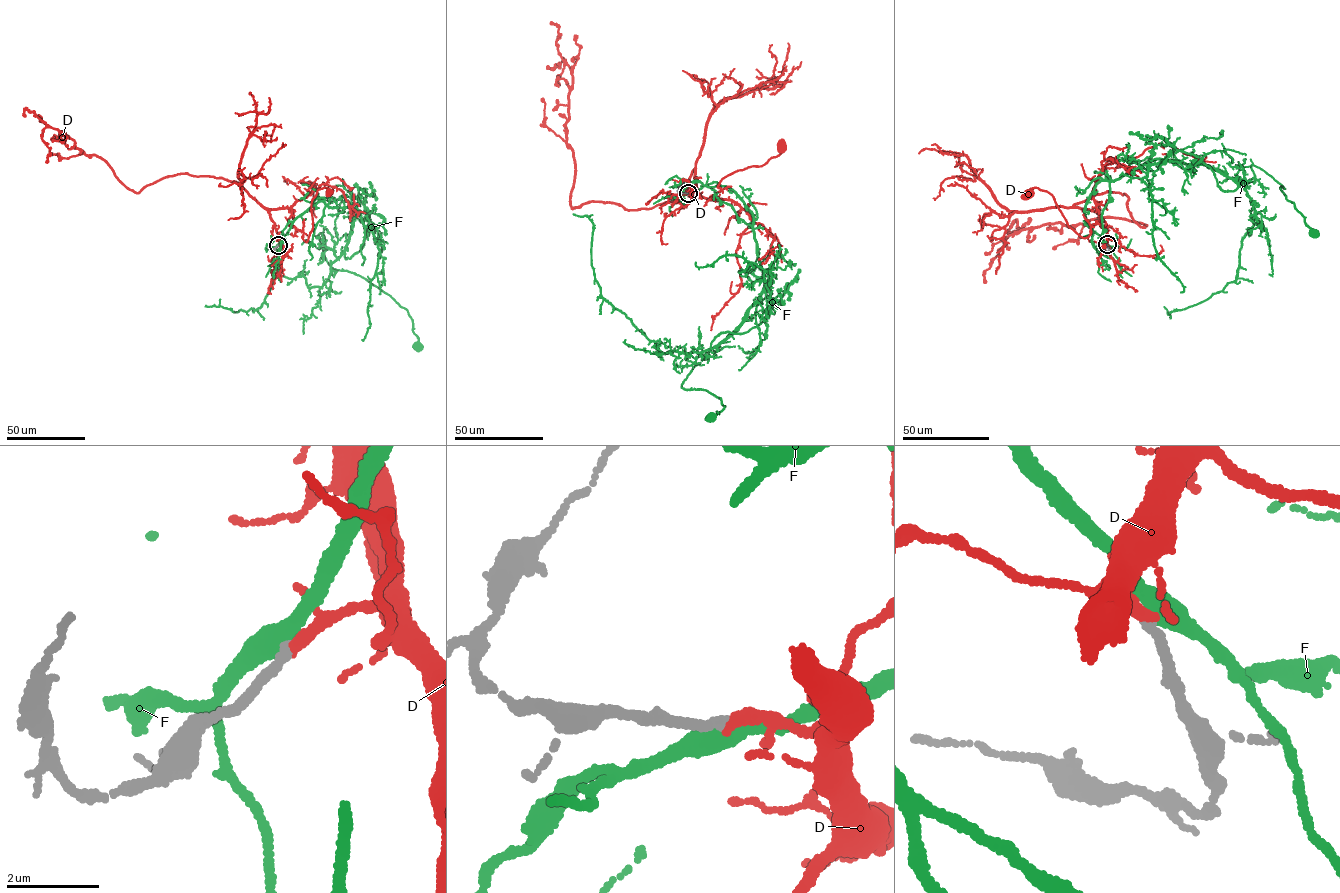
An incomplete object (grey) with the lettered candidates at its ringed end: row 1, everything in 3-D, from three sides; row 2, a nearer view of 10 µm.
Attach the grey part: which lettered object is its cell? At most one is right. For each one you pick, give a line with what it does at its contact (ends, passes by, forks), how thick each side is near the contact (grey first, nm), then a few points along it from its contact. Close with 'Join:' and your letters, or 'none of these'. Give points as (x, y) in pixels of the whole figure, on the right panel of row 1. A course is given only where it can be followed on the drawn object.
D: it passes by; calibres 240 and 190 nm; course (1107, 244), (1097, 203), (1099, 220), (1082, 237), (1048, 192), (1036, 187), (1028, 194)
Join: D

